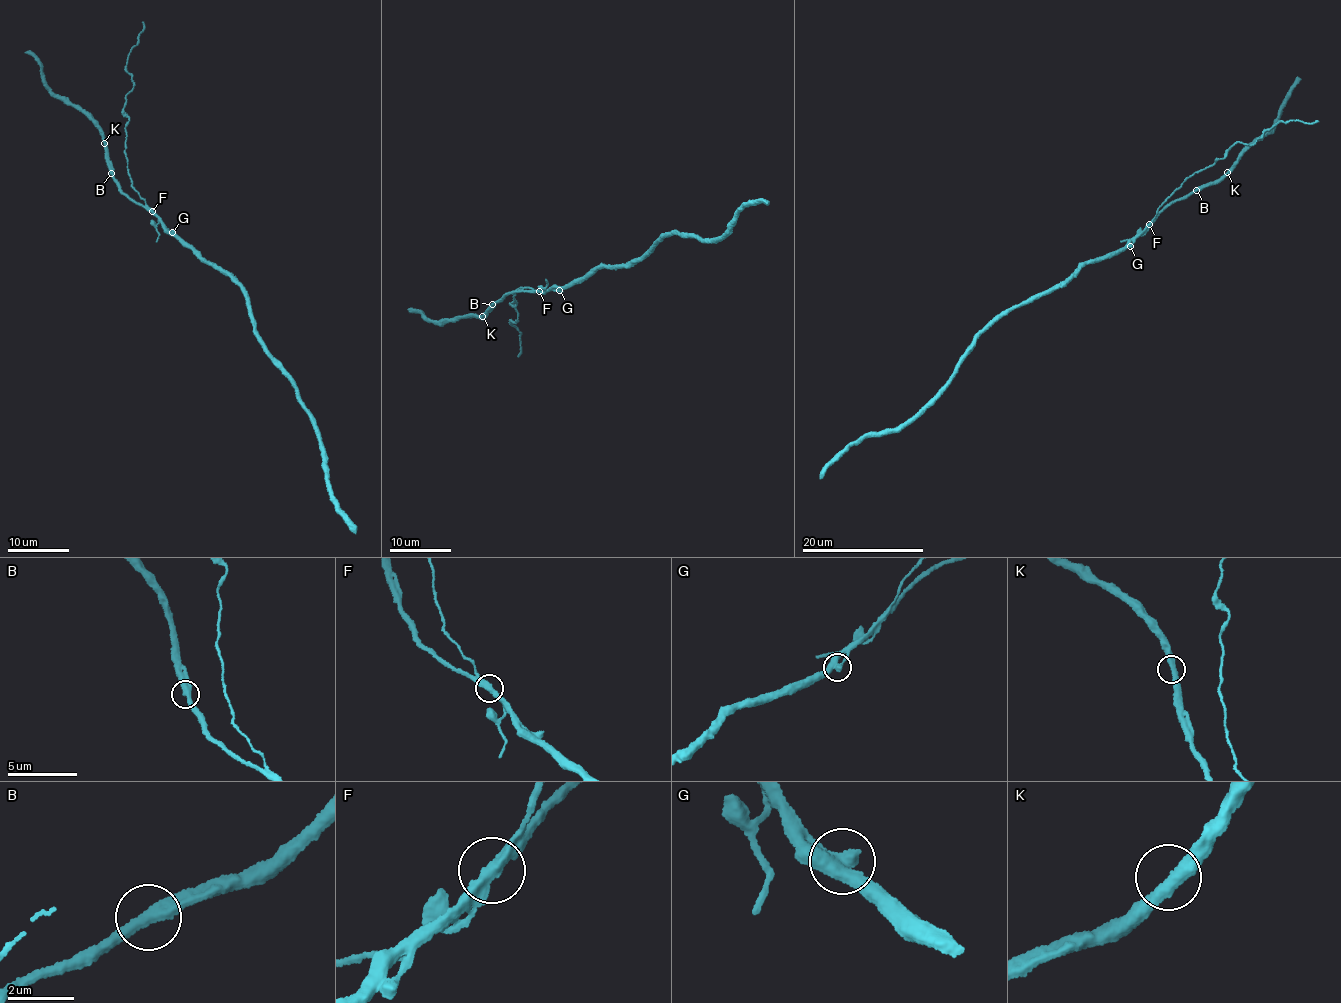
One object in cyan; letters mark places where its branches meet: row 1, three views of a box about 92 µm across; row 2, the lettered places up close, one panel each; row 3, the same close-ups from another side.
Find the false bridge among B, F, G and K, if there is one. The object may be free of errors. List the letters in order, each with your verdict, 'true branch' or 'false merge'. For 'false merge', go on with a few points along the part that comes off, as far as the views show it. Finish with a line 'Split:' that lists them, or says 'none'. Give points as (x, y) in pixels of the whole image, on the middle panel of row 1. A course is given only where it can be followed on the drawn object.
B: true branch
F: false merge | (538, 291), (525, 287), (514, 293), (516, 306), (511, 304), (518, 321), (510, 321), (520, 336), (518, 357)
G: true branch
K: true branch
Split: F

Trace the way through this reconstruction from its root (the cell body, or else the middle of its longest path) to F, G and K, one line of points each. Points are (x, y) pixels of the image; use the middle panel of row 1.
F: (614, 267), (601, 266), (584, 279), (538, 291)
G: (614, 267), (601, 266), (560, 290)
K: (614, 267), (601, 266), (584, 279), (573, 280), (563, 286), (513, 292), (482, 316)

